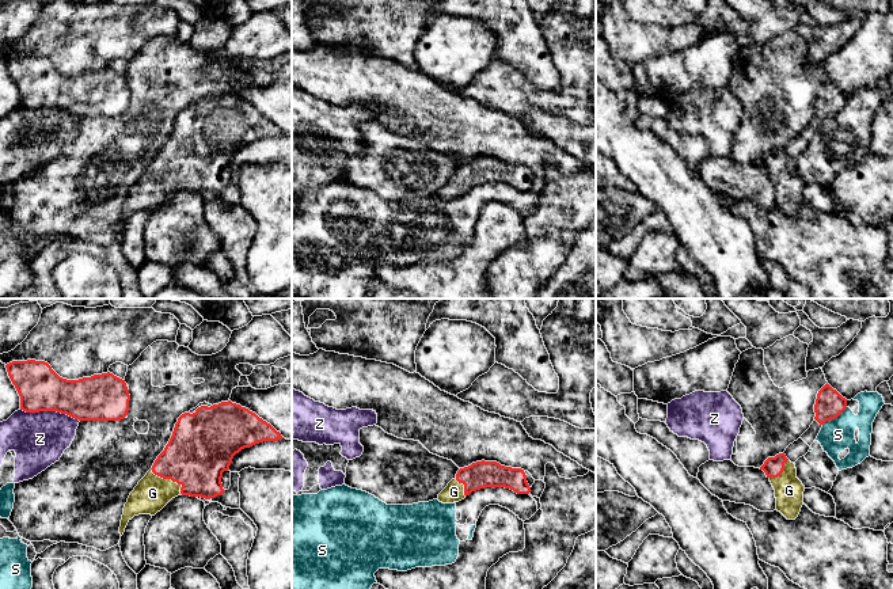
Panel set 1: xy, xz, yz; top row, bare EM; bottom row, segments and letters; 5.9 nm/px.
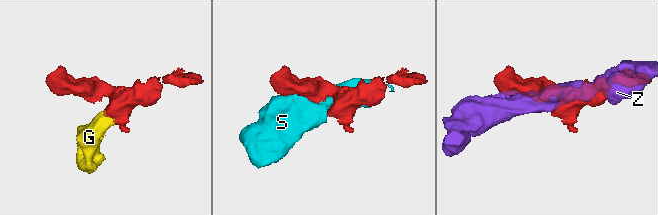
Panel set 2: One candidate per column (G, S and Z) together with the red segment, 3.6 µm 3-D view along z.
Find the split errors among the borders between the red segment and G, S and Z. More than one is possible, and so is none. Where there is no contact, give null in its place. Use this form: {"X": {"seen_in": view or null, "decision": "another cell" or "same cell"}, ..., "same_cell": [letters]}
{"G": {"seen_in": "xy", "decision": "same cell"}, "S": {"seen_in": "yz", "decision": "another cell"}, "Z": {"seen_in": "xy", "decision": "another cell"}, "same_cell": ["G"]}

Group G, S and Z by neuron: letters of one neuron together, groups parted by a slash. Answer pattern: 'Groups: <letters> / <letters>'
Groups: G / S / Z

